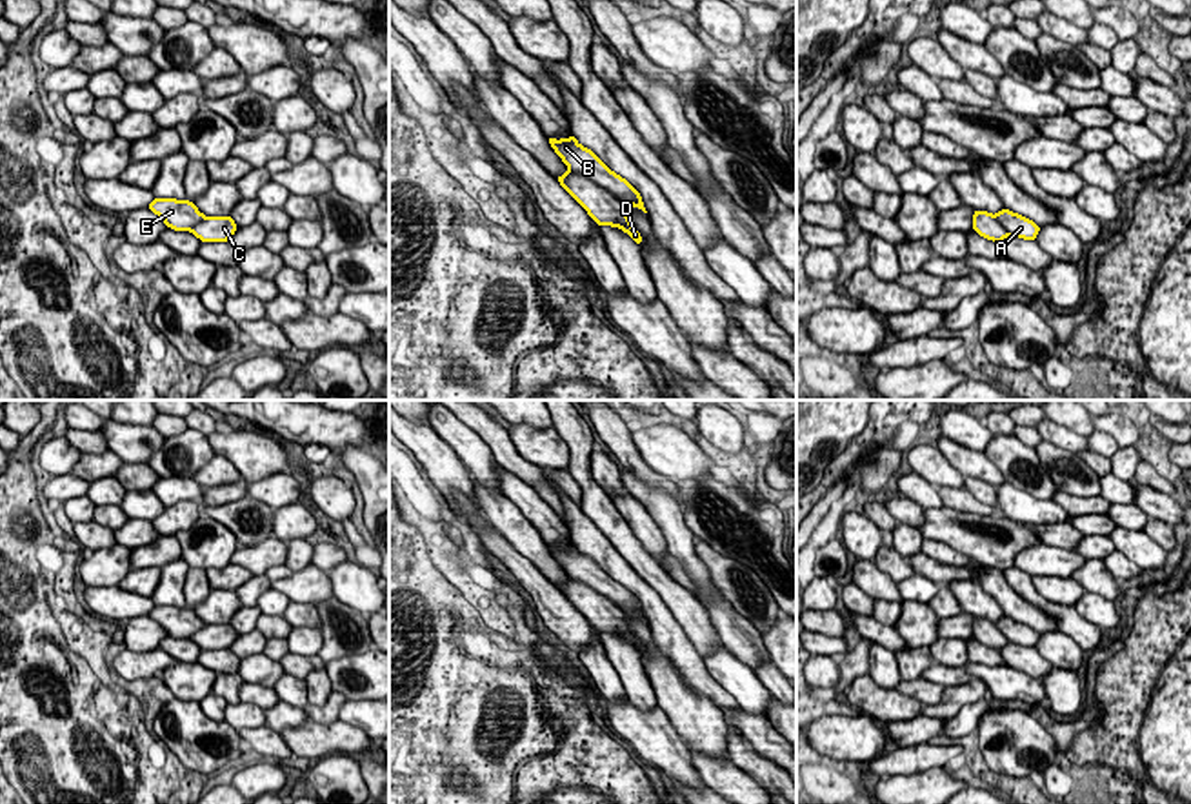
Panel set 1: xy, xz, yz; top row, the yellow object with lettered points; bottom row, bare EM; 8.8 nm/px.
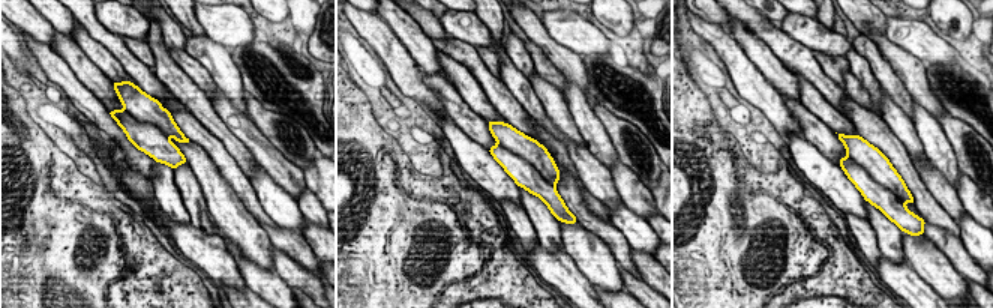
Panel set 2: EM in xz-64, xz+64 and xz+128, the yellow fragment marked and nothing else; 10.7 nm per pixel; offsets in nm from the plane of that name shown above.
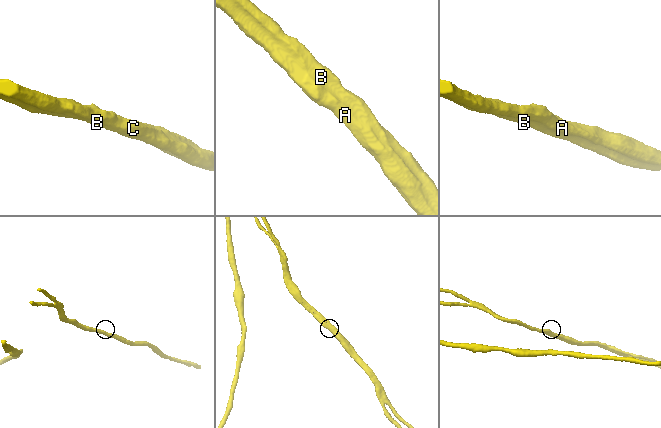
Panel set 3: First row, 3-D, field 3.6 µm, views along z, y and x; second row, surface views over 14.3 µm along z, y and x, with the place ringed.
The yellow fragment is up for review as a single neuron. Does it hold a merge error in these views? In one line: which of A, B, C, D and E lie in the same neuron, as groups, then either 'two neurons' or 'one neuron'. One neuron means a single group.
A D E / B C; two neurons

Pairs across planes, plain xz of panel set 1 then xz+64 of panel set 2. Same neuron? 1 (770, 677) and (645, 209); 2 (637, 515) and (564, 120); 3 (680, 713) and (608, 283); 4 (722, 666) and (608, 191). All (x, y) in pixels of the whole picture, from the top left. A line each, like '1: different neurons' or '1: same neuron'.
1: different neurons
2: same neuron
3: same neuron
4: different neurons

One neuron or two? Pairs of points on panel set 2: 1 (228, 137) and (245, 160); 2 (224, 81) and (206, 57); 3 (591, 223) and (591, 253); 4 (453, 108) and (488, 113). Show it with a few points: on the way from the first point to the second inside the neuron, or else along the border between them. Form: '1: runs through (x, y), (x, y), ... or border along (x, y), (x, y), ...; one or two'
1: runs through (231, 143), (240, 154); one
2: runs through (224, 75), (212, 63); one
3: border along (578, 221), (593, 232), (615, 259); two
4: border along (452, 84), (459, 96), (486, 122); two

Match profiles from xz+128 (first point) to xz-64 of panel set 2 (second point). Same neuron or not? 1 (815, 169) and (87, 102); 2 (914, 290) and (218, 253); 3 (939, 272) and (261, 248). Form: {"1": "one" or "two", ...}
{"1": "one", "2": "one", "3": "one"}

